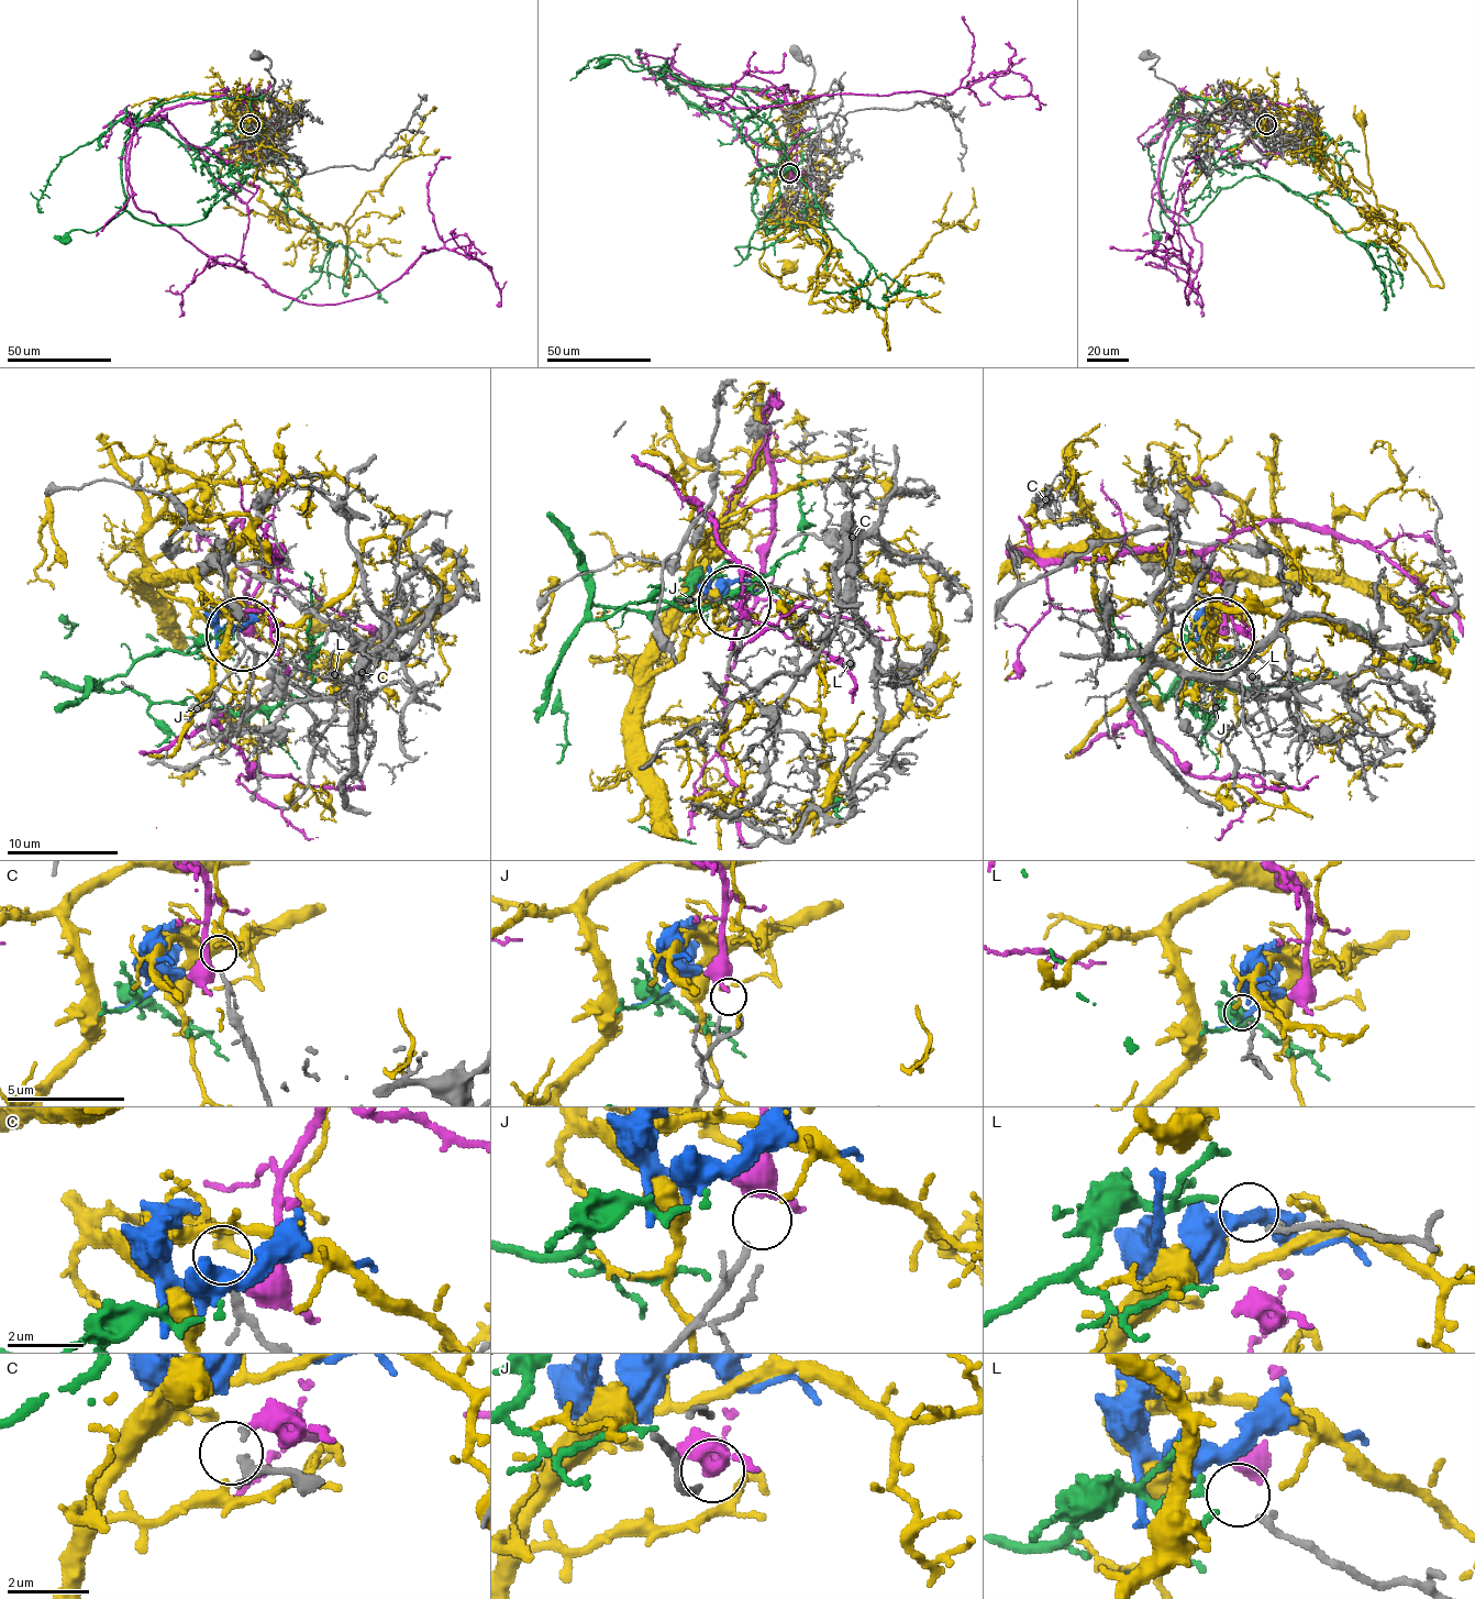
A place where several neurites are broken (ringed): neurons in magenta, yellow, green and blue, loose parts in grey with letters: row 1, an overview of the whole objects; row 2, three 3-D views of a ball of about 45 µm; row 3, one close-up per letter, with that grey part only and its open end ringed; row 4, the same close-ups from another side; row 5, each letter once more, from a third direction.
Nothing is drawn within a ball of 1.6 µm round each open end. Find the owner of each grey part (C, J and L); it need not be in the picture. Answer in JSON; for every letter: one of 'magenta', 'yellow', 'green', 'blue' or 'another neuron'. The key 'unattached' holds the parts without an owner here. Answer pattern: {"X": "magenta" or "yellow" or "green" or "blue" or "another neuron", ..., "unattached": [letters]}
{"C": "another neuron", "J": "magenta", "L": "green", "unattached": ["C"]}

